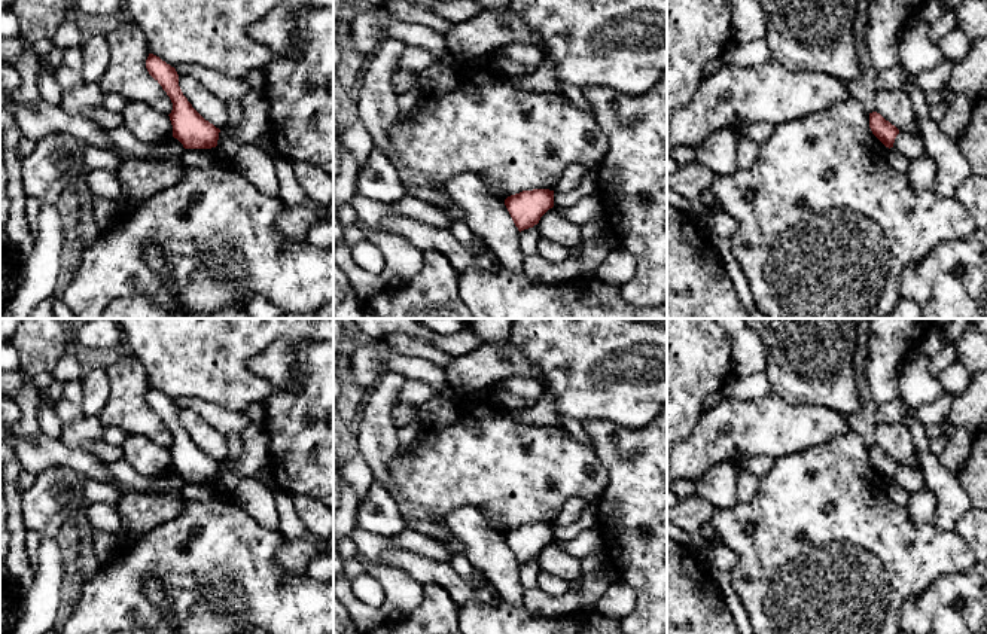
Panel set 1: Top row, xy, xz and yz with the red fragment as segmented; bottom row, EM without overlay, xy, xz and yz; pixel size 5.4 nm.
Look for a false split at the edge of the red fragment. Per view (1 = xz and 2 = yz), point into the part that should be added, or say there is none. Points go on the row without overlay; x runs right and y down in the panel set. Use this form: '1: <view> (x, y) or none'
1: none
2: none

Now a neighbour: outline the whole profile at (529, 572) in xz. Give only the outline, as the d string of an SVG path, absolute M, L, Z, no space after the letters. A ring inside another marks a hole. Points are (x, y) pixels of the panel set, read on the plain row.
M534 558L533 561L524 563L518 567L520 573L520 583L528 589L528 588L537 588L537 577L540 573L539 560Z

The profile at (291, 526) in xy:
M277 485L272 488L272 496L280 515L278 530L284 534L284 537L289 540L319 542L319 537L313 536L296 515L293 507L293 496Z

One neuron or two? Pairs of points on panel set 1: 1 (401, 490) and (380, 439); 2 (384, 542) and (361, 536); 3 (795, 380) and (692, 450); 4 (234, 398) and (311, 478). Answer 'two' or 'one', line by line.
1: two
2: one
3: two
4: two

